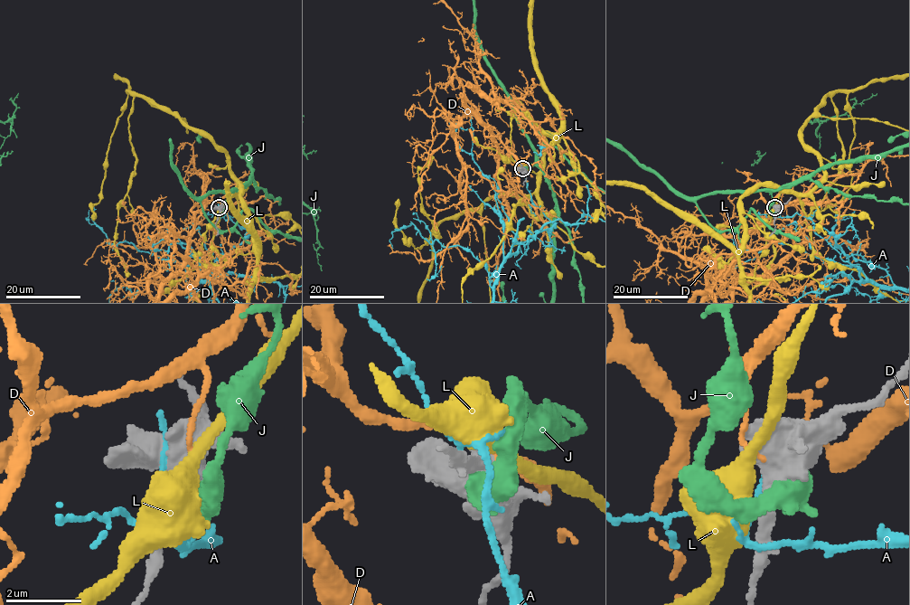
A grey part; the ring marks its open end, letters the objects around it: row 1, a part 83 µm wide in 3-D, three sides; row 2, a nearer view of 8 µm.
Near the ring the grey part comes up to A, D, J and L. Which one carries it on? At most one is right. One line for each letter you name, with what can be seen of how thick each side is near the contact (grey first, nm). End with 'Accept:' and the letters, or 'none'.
Accept: none

